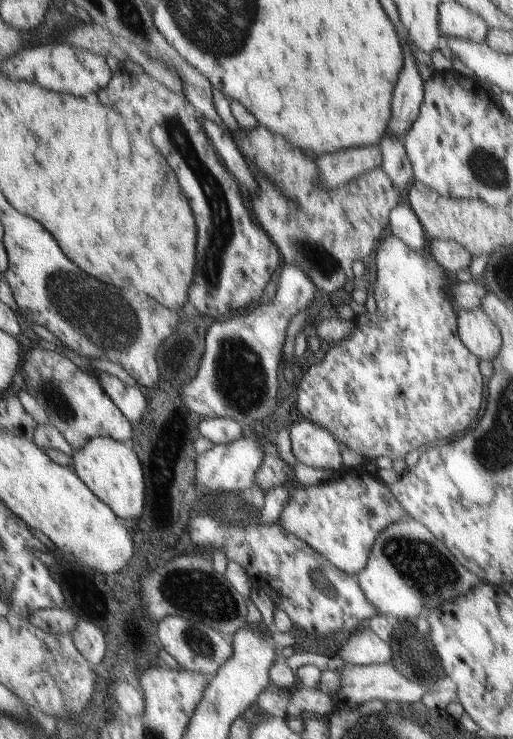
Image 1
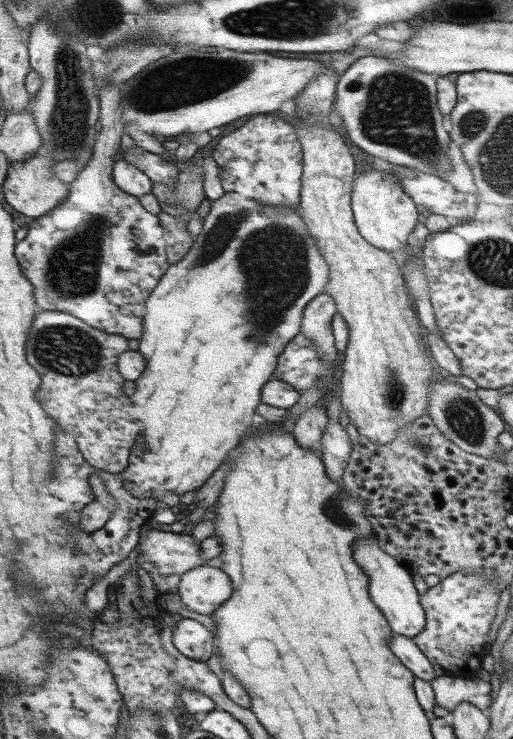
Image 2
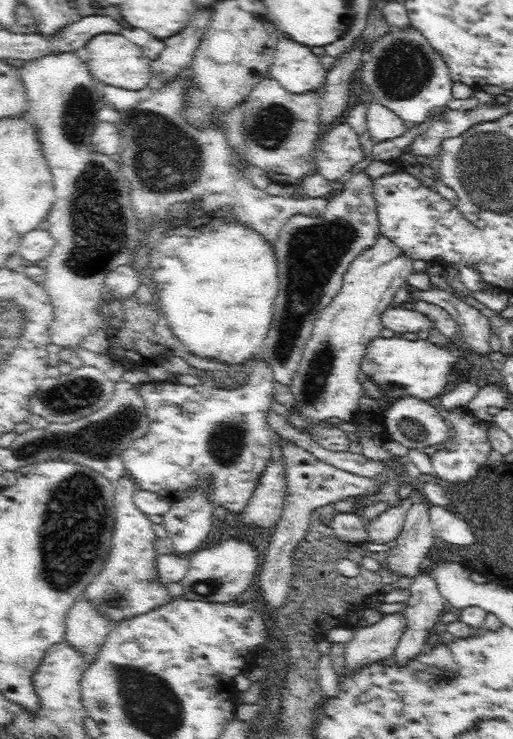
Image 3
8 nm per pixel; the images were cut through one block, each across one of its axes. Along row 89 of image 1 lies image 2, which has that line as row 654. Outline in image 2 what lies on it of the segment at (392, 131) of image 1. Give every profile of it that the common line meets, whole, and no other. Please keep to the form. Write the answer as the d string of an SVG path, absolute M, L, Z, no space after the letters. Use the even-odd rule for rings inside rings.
M396 634L390 641L392 652L415 672L422 680L431 682L437 676L434 674L433 664L426 658L426 655L416 646L413 638Z

